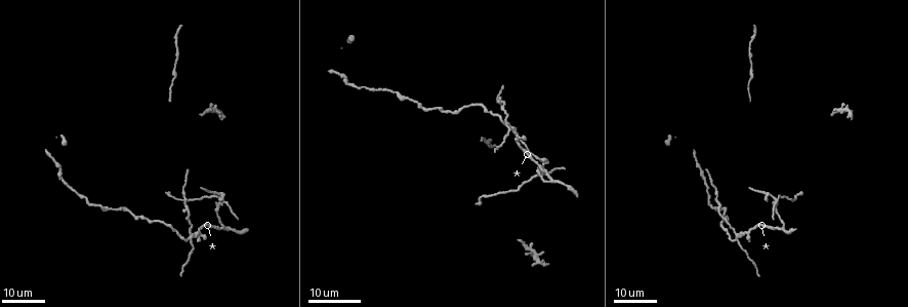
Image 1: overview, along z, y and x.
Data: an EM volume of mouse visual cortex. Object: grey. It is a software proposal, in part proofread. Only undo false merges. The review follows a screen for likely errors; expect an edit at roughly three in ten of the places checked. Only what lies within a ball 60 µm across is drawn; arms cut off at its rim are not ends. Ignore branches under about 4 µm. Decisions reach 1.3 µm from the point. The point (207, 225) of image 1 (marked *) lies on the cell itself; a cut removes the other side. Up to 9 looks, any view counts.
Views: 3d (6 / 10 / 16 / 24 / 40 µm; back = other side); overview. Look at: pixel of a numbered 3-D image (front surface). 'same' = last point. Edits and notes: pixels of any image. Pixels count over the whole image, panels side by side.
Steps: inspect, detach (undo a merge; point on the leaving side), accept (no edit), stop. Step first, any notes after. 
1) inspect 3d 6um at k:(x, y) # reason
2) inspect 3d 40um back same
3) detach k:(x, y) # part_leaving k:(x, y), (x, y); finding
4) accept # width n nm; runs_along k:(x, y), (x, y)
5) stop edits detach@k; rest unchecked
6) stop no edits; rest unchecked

inspect 3d 16um at 1:(551, 181) # three arms meet

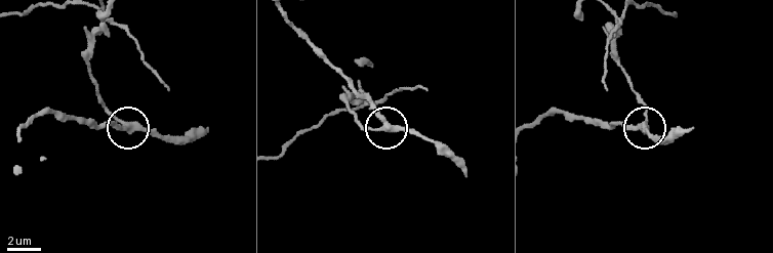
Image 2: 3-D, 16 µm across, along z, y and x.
inspect 3d 10um at 2:(384, 128)

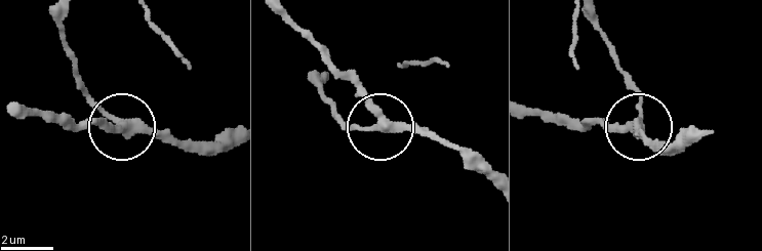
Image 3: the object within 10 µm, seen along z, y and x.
accept # runs_along 3:(287, 17), (353, 84), (373, 117), (437, 134); one cell here

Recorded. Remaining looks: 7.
inspect 3d 16um at 1:(737, 237) # four arms meet

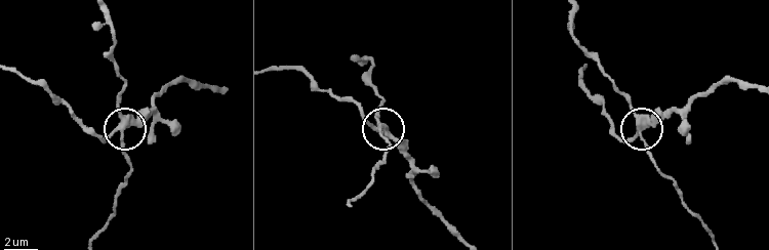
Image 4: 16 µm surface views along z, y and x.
inspect 3d 6um at 4:(639, 125) # closer look

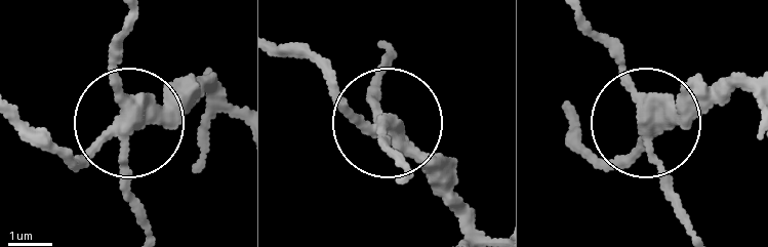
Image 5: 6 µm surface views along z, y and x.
detach 5:(120, 177) # arms 4; a second cell is stuck on

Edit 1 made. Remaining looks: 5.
inspect overview

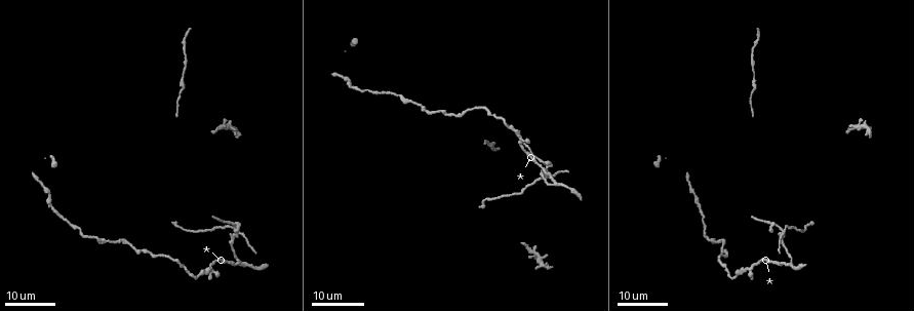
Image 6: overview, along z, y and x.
inspect 3d 24um at 6:(705, 230) # thick turns thin

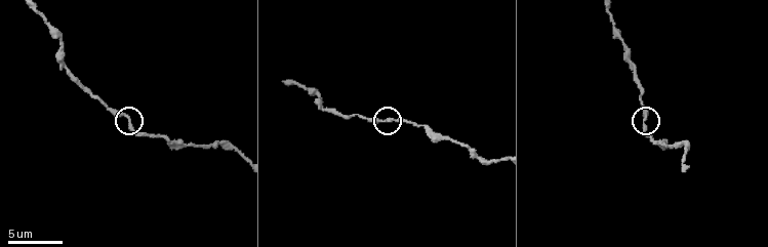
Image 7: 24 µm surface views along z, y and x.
inspect 3d 6um at 7:(129, 122)

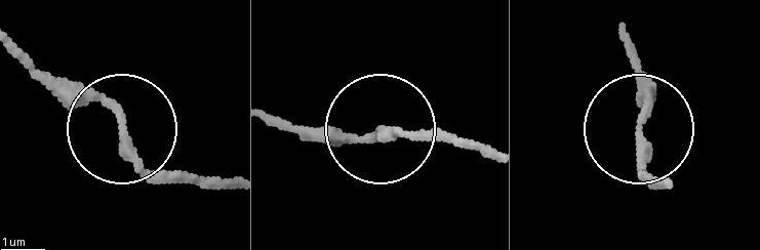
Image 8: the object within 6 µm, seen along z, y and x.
accept # runs_along 8:(664, 191), (641, 157), (641, 61); all the same cell

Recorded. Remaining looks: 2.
inspect 3d 16um at 6:(782, 231) # four arms meet

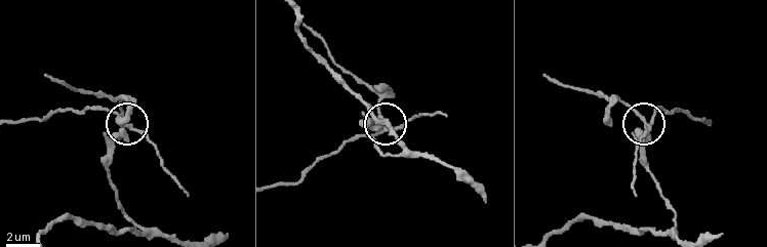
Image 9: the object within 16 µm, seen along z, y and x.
inspect 3d 6um same # zoom in

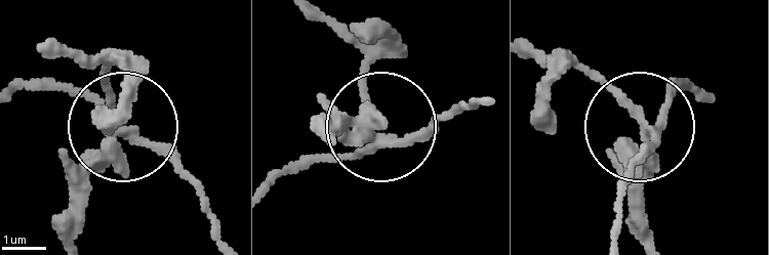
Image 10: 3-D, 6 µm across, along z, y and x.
detach 10:(70, 94) # arms 4; part_leaving 10:(653, 126), (672, 86), (704, 86); two cells meet here

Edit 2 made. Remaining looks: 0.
stop edits detach@5, detach@10; rest unchecked

